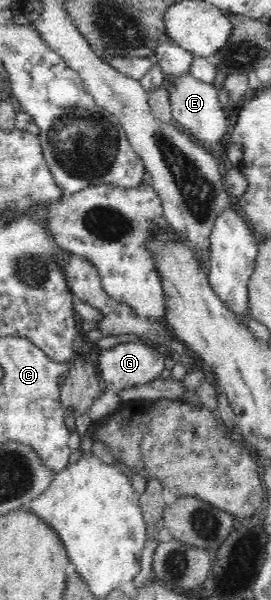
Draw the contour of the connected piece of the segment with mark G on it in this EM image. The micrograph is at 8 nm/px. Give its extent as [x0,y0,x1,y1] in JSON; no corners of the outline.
[88,342,163,422]

